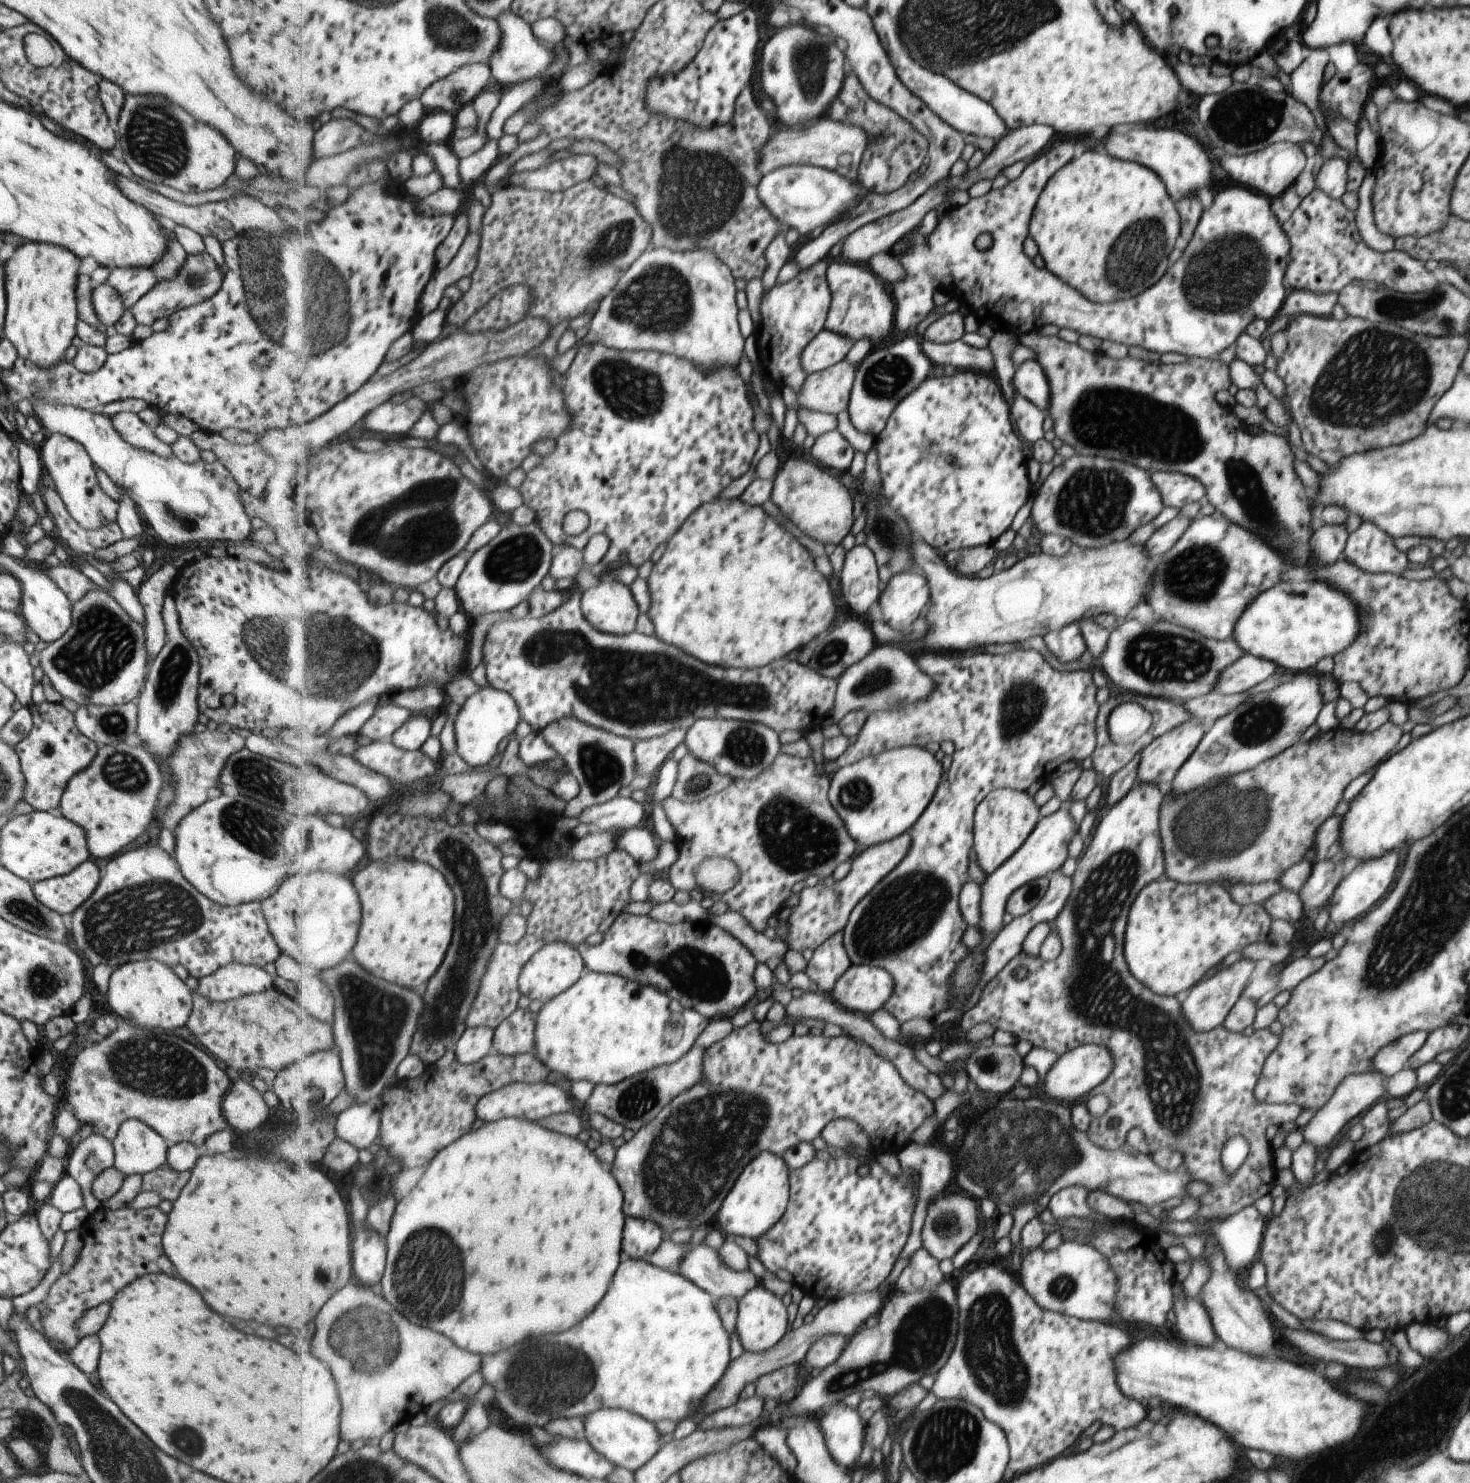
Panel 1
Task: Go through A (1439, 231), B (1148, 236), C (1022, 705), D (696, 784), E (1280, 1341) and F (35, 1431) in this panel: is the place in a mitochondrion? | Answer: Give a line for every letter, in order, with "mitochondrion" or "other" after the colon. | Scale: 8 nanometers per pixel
A: other
B: mitochondrion
C: mitochondrion
D: mitochondrion
E: other
F: other

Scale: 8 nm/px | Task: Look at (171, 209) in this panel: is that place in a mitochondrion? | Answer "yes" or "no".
no

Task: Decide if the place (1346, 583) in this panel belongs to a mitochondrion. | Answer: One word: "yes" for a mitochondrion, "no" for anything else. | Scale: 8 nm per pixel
yes

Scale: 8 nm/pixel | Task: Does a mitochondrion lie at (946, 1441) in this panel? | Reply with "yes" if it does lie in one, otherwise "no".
yes

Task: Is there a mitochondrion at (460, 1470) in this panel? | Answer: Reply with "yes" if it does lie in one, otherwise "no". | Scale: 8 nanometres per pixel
no

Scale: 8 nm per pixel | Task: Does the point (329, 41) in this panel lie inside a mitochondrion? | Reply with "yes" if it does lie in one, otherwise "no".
no

